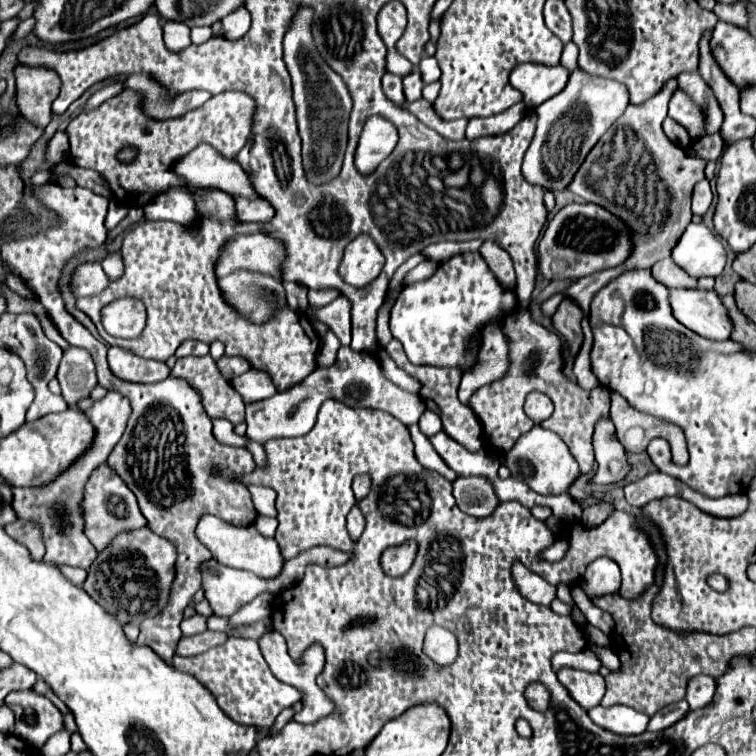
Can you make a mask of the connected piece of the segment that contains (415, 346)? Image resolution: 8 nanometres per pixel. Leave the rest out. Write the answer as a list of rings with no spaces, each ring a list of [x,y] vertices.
[[[463,252],[463,254],[457,254],[441,262],[431,278],[407,284],[401,290],[391,310],[391,334],[403,344],[405,354],[411,364],[437,366],[437,368],[459,368],[461,372],[467,372],[477,364],[477,356],[479,356],[479,350],[473,350],[471,342],[479,336],[481,328],[487,322],[497,320],[499,316],[501,318],[511,316],[515,312],[513,302],[517,302],[515,290],[503,288],[497,282],[495,274],[489,272],[489,266],[483,260],[483,256],[479,252]]]

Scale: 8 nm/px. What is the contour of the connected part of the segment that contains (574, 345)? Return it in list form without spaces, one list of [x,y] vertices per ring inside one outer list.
[[[567,296],[563,298],[557,312],[553,314],[553,326],[569,342],[573,356],[577,354],[577,348],[581,348],[581,336],[583,336],[581,318],[583,318],[583,310]]]

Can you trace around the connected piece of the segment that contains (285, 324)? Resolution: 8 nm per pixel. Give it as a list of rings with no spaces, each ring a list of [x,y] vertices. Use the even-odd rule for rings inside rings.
[[[211,190],[205,196],[193,196],[201,218],[199,234],[191,234],[185,226],[175,222],[139,224],[125,234],[121,246],[125,262],[123,276],[111,282],[105,292],[91,298],[79,298],[75,306],[93,320],[101,338],[109,346],[119,346],[135,356],[165,362],[185,340],[199,340],[205,344],[221,340],[227,356],[241,356],[251,362],[251,368],[267,372],[273,380],[277,380],[273,384],[279,392],[303,382],[317,368],[315,354],[319,348],[319,336],[313,324],[309,318],[305,318],[305,314],[281,312],[271,322],[257,326],[241,318],[223,302],[213,266],[221,246],[237,234],[237,220],[233,220],[233,198],[221,190]],[[121,296],[139,298],[147,310],[145,330],[133,340],[113,338],[101,326],[101,308]]]

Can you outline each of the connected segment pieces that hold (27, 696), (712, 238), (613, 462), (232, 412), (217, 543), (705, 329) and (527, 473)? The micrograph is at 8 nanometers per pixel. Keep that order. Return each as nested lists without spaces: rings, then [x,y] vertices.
[[[35,690],[13,692],[7,696],[5,704],[15,712],[13,734],[35,748],[43,748],[43,744],[63,728],[63,714],[49,698]]]
[[[689,224],[673,248],[673,260],[691,276],[719,276],[727,264],[727,252],[711,228]]]
[[[601,420],[597,426],[597,432],[593,434],[593,446],[595,446],[595,458],[597,458],[597,472],[593,482],[597,484],[617,484],[621,482],[629,470],[631,464],[627,462],[627,452],[617,440],[615,426],[609,420]]]
[[[209,354],[201,356],[201,358],[197,358],[197,356],[179,358],[175,368],[171,370],[171,376],[173,378],[183,378],[193,390],[197,390],[209,418],[225,418],[231,424],[239,424],[239,422],[245,420],[245,402],[243,402],[241,394],[229,384],[227,378],[223,378],[223,374],[217,368],[217,362]]]
[[[203,516],[197,524],[197,538],[205,546],[211,548],[211,554],[219,564],[229,566],[229,568],[255,572],[259,578],[265,578],[265,580],[271,580],[271,578],[279,576],[283,566],[285,566],[285,558],[281,554],[281,548],[277,544],[277,540],[261,536],[255,526],[237,528],[237,526],[229,526],[227,522],[223,522],[215,516]]]
[[[671,290],[669,296],[673,316],[689,330],[709,340],[727,340],[733,322],[715,290]]]
[[[535,426],[525,436],[521,436],[517,440],[517,444],[509,450],[509,454],[505,454],[503,464],[511,470],[511,476],[515,480],[521,480],[521,482],[529,484],[531,490],[535,490],[537,494],[545,494],[545,496],[547,494],[563,494],[563,492],[567,492],[569,486],[581,474],[579,464],[571,456],[567,444],[561,442],[557,434],[553,434],[549,430],[543,430],[541,426]]]

